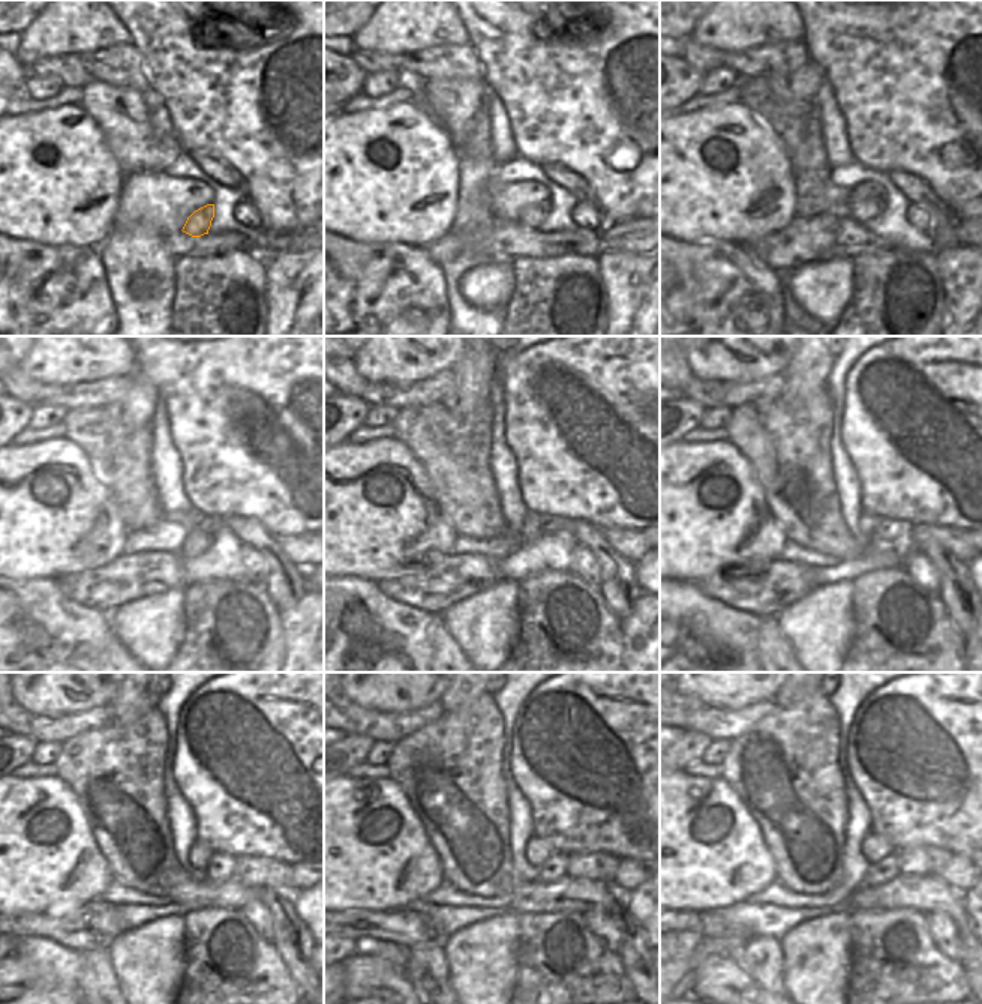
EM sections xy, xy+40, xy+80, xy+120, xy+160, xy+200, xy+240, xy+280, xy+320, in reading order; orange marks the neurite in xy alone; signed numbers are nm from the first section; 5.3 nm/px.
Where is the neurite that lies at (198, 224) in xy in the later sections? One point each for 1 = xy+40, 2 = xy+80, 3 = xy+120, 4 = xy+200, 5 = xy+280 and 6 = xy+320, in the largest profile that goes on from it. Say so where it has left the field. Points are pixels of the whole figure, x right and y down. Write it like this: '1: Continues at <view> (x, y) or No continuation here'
1: Continues at xy+40 (532, 218)
2: Continues at xy+80 (870, 209)
3: Continues at xy+120 (197, 542)
4: Continues at xy+200 (867, 523)
5: Continues at xy+280 (537, 850)
6: Continues at xy+320 (874, 848).

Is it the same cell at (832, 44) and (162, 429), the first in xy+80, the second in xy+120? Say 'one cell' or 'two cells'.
two cells

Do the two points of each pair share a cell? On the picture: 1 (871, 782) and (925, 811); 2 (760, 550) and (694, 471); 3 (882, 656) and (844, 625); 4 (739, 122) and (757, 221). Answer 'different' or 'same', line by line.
1: same
2: same
3: different
4: same

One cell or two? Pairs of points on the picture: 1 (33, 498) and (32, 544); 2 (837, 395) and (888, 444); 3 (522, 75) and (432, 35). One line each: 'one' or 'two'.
1: one
2: two
3: two

